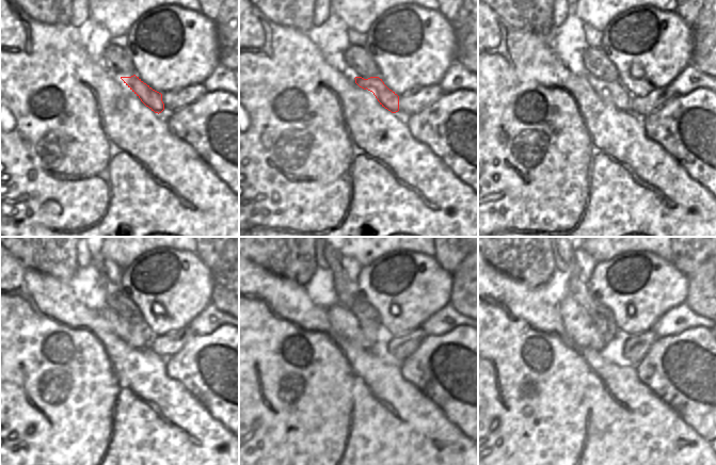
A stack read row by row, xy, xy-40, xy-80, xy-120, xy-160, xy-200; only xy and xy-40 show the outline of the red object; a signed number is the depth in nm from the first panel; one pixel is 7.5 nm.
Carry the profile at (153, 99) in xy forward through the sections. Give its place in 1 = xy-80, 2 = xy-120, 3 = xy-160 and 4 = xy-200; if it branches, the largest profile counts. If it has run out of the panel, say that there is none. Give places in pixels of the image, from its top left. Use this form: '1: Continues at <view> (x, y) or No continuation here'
1: Continues at xy-80 (615, 92)
2: Continues at xy-120 (136, 335)
3: Continues at xy-160 (344, 322)
4: Continues at xy-200 (577, 323).

